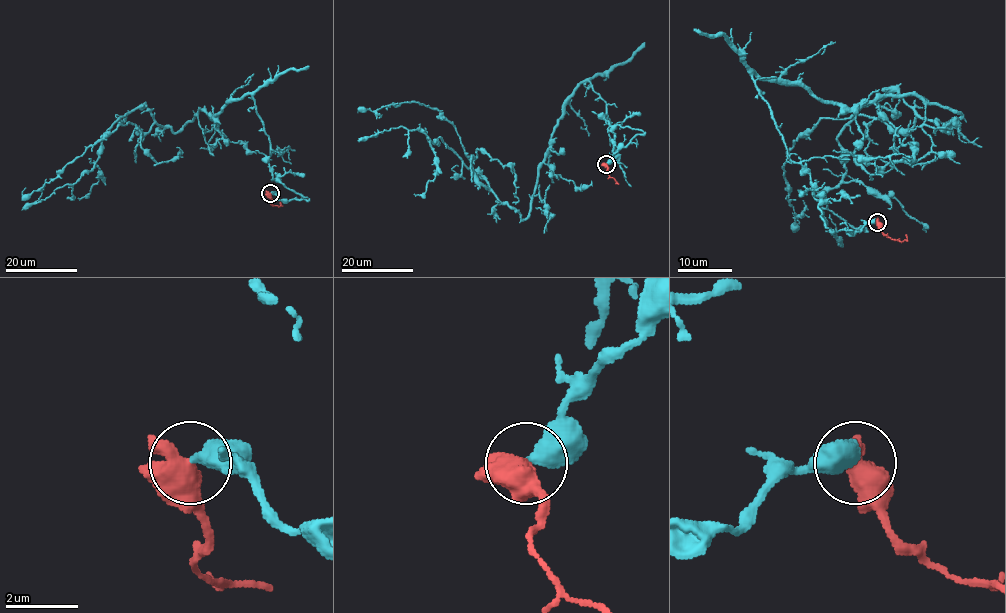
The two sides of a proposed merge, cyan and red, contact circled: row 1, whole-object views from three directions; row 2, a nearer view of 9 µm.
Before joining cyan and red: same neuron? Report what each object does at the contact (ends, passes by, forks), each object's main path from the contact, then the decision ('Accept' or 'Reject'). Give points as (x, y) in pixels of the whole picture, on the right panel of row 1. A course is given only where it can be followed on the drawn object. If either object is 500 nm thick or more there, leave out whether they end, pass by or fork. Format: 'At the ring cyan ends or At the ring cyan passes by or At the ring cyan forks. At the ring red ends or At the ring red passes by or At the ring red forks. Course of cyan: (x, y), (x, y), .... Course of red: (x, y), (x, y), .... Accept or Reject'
Course of cyan: (877, 221), (829, 230), (753, 72), (961, 114), (822, 118), (784, 164), (792, 213). Course of red: (877, 221), (881, 231), (892, 239), (901, 242), (906, 238), (905, 234). Accept

